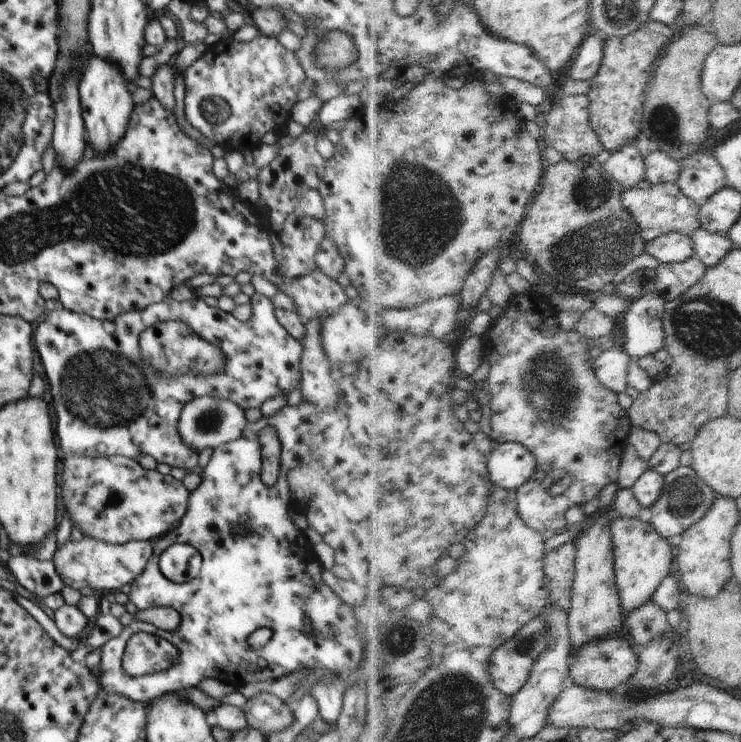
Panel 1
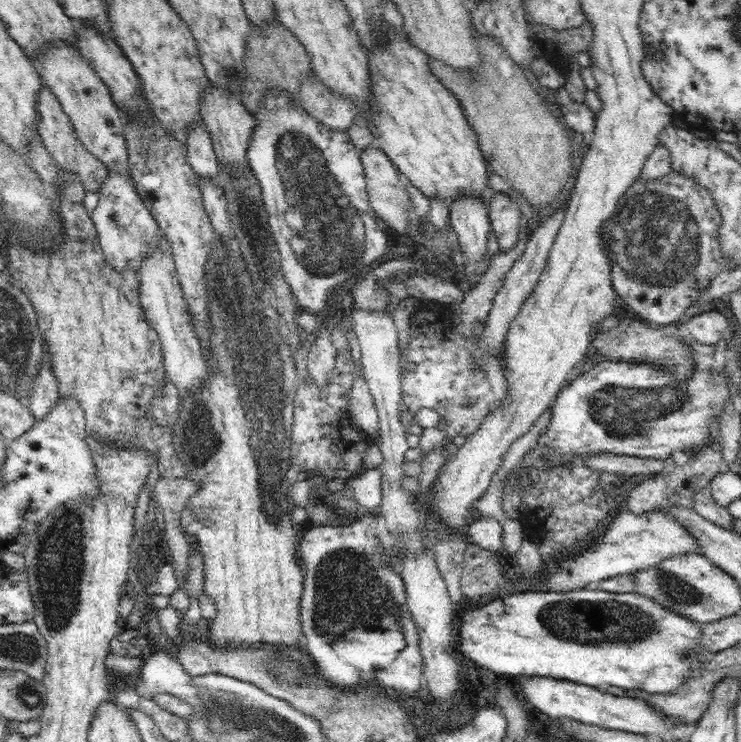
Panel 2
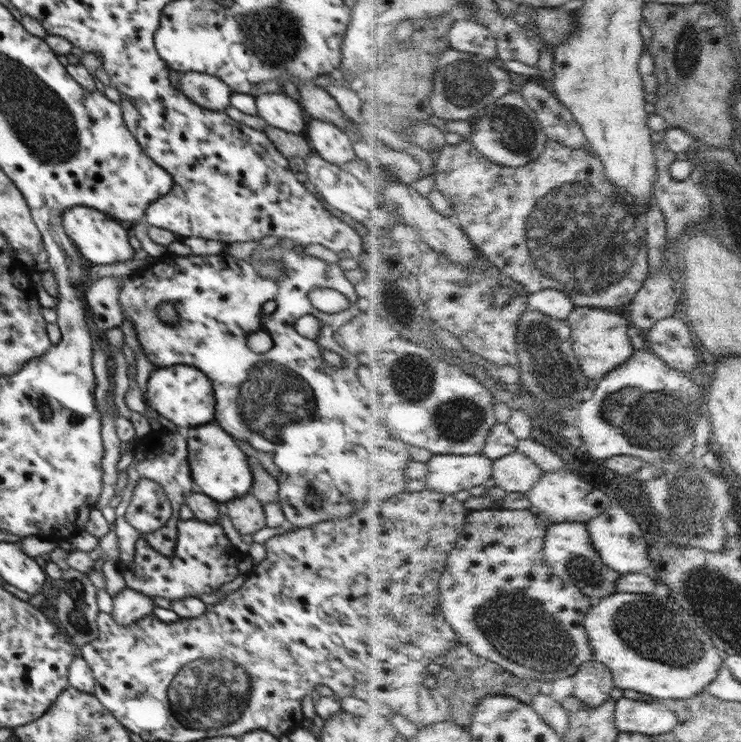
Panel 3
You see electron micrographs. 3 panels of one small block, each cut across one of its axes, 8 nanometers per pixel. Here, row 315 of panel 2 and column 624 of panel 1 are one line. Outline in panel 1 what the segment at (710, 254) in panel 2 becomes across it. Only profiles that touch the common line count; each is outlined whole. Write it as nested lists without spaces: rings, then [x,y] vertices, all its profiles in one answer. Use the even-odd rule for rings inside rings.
[[[611,636],[604,640],[596,640],[596,644],[588,644],[586,648],[578,650],[575,660],[574,666],[571,666],[570,678],[566,681],[568,688],[586,686],[586,688],[612,692],[637,674],[641,657],[636,655],[636,650],[626,637]]]

